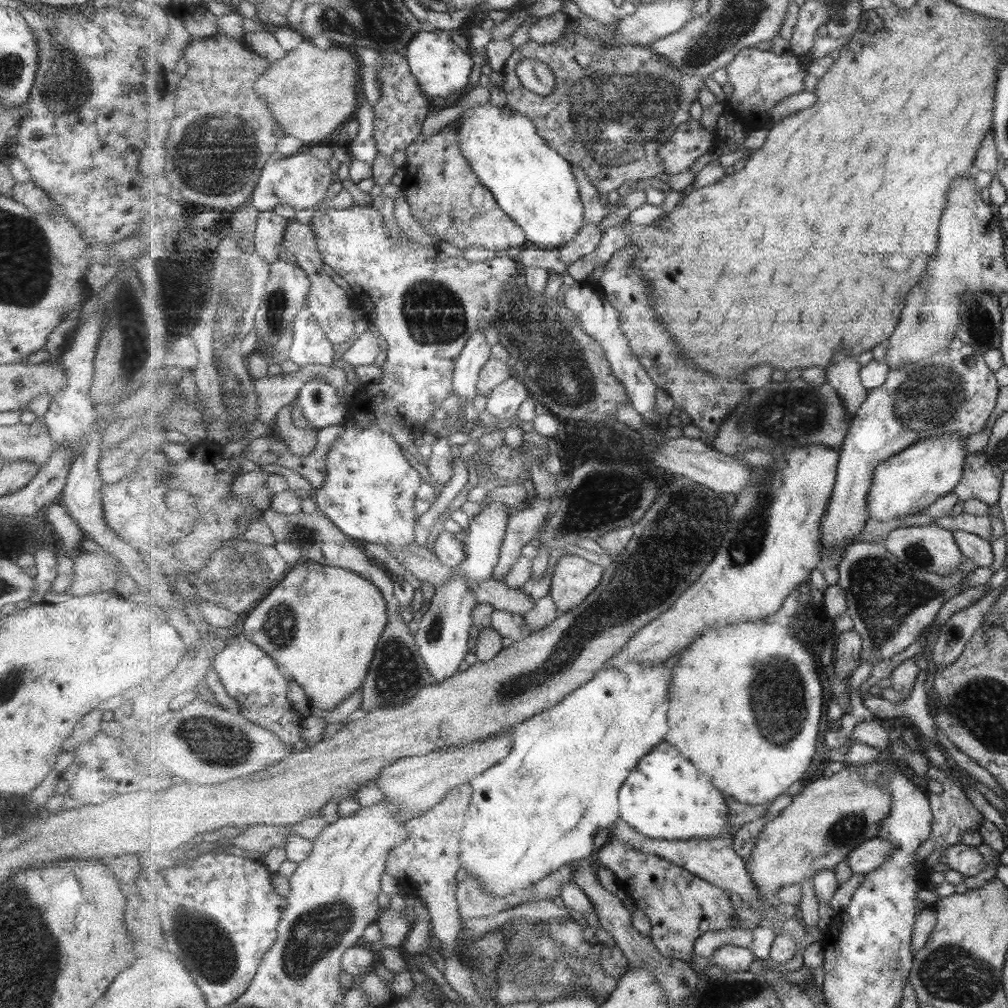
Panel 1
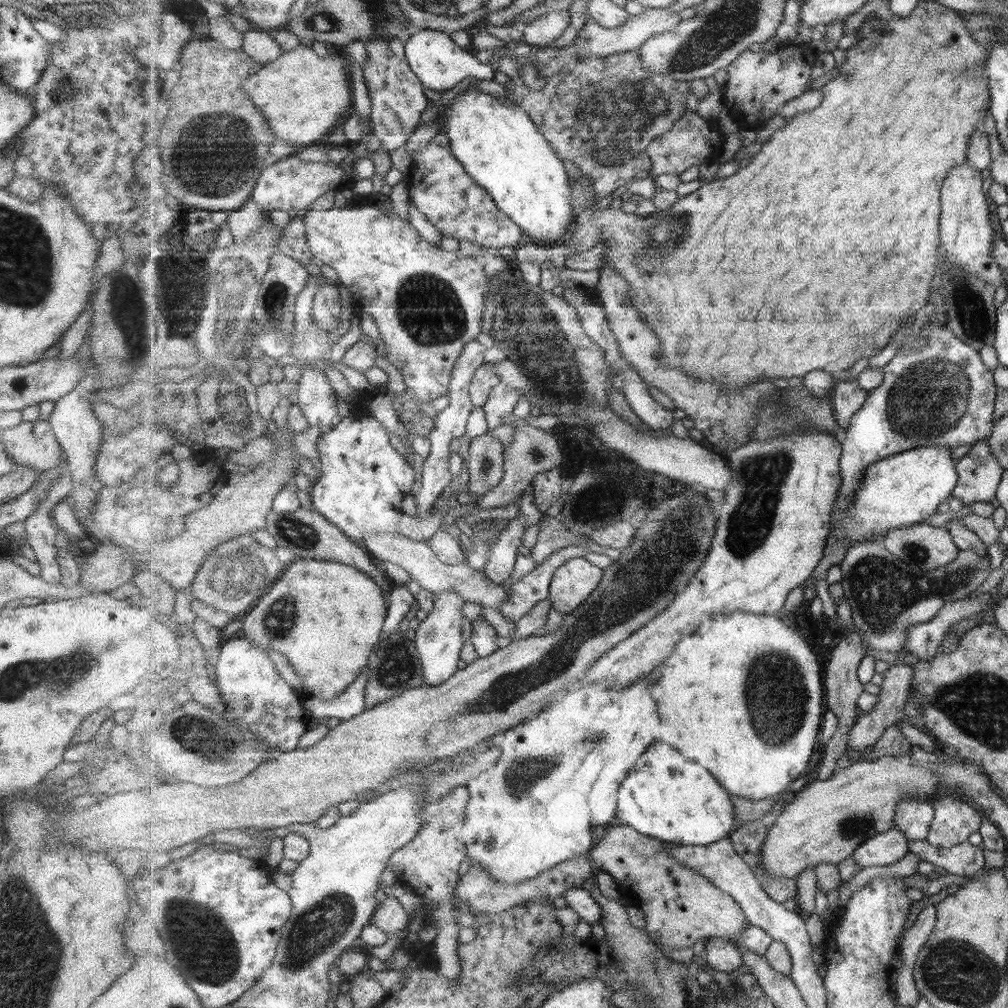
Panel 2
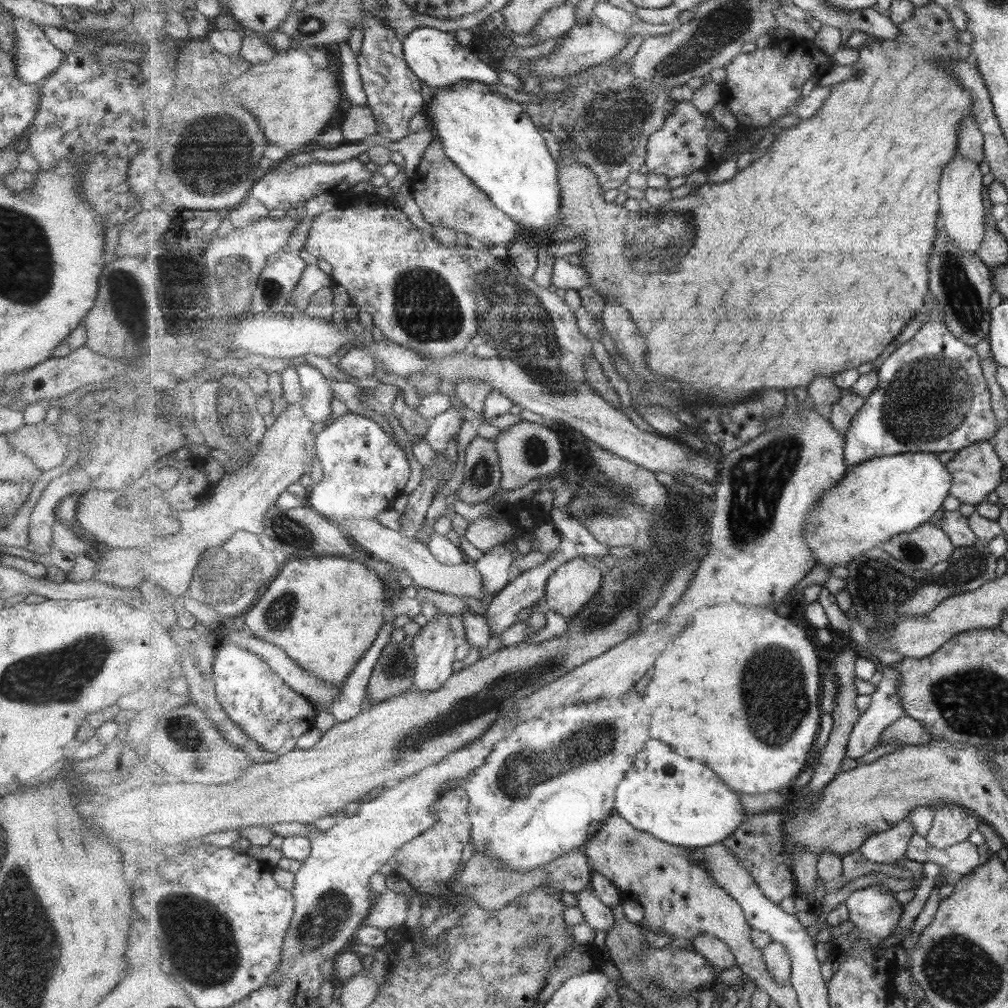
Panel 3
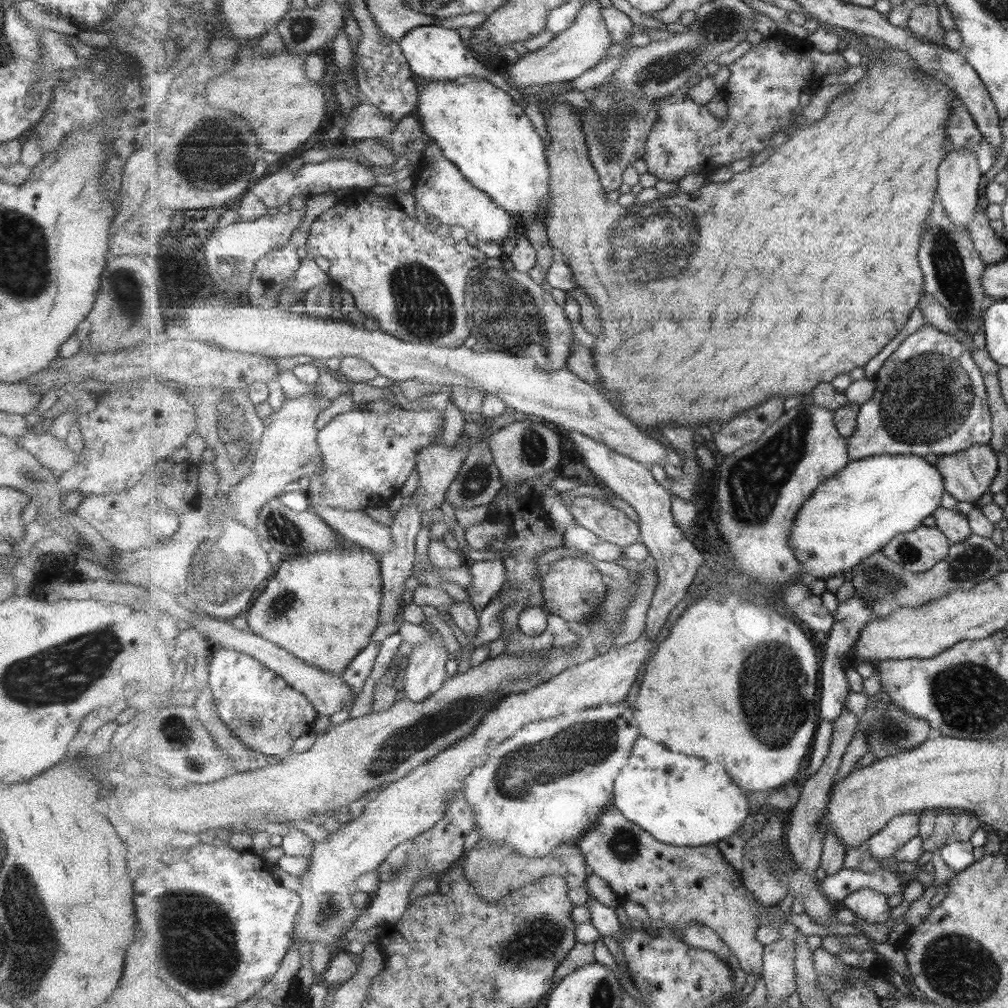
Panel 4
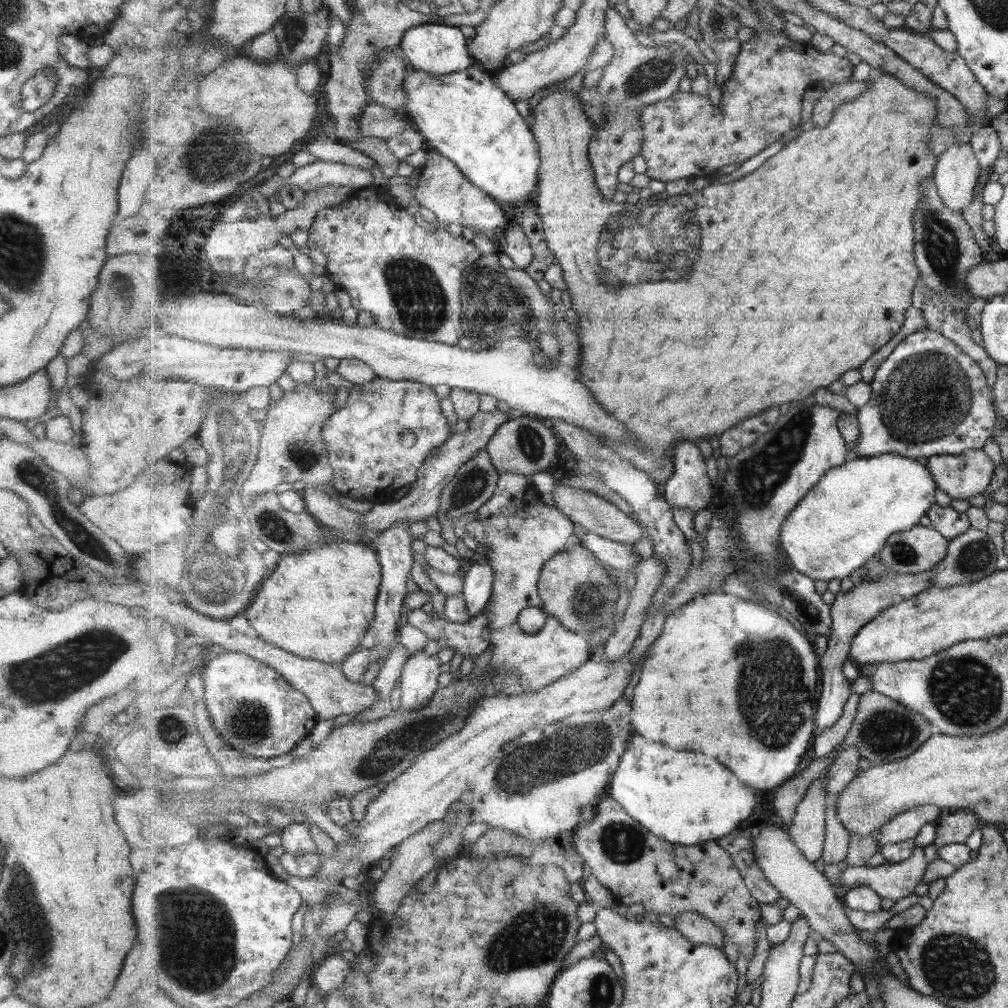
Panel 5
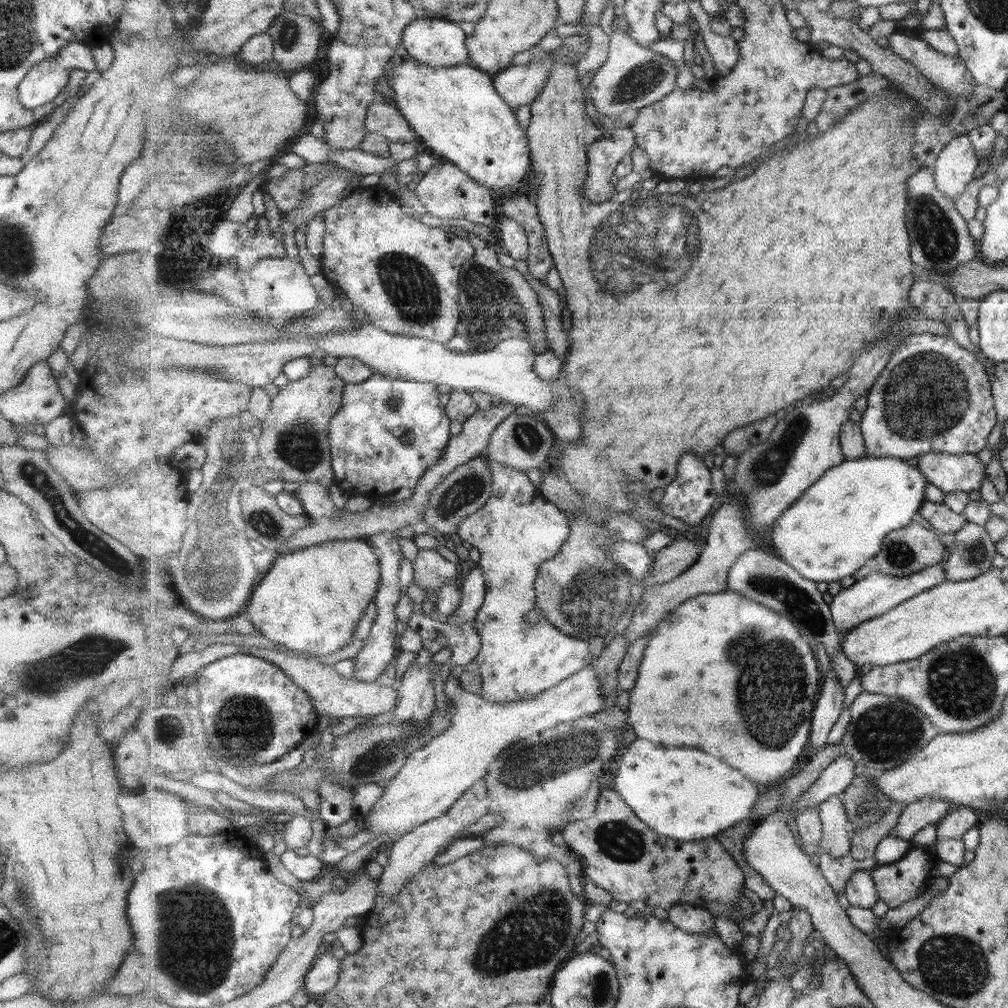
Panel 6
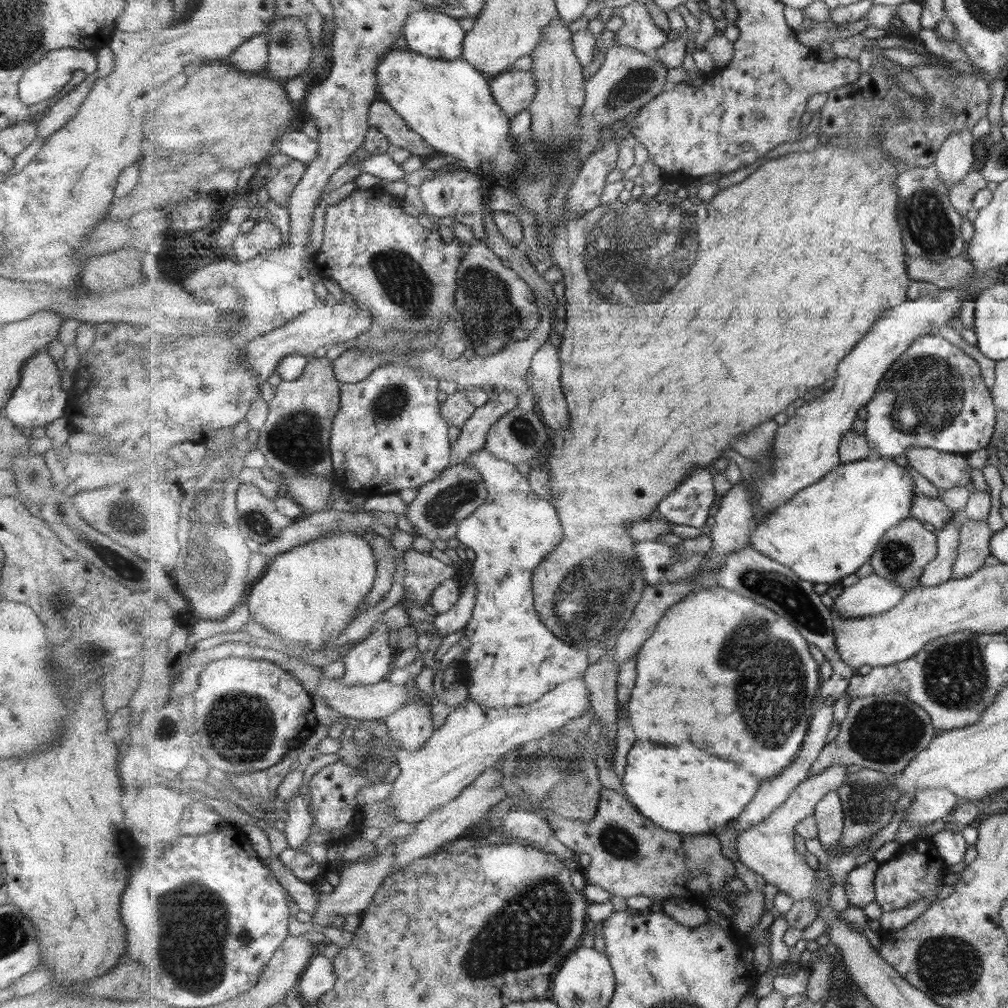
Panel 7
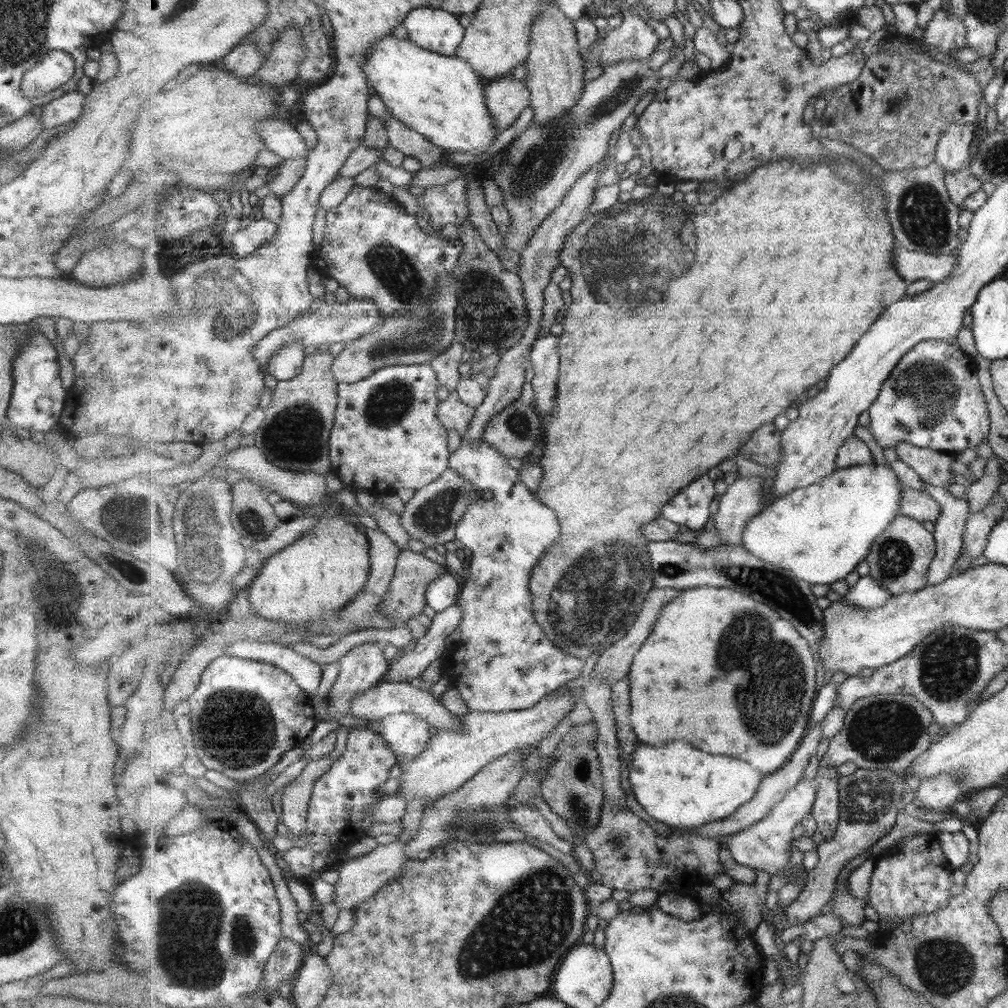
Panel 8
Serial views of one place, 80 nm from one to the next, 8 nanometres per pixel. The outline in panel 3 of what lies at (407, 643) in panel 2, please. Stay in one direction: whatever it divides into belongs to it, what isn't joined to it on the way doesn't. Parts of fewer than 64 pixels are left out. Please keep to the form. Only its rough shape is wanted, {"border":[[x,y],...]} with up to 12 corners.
{"border":[[413,643],[383,644],[373,704],[415,689]]}

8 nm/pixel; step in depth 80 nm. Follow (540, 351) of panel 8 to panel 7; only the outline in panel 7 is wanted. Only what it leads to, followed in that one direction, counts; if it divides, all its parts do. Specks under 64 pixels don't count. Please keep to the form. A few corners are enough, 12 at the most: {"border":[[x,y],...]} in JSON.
{"border":[[545,341],[533,358],[536,411],[551,431],[563,432],[569,406],[556,344]]}

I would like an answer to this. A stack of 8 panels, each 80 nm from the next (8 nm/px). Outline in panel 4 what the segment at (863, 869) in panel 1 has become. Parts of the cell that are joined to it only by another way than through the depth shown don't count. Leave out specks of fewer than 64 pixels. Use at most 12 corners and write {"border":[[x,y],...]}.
{"border":[[921,815],[893,817],[867,842],[871,856],[895,852],[919,837]]}

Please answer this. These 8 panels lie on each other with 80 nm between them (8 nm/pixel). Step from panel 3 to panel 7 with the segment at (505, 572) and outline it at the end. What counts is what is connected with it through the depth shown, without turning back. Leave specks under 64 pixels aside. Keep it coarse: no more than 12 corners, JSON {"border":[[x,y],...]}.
{"border":[[474,578],[463,582],[457,604],[436,615],[434,636],[466,628],[477,591]]}

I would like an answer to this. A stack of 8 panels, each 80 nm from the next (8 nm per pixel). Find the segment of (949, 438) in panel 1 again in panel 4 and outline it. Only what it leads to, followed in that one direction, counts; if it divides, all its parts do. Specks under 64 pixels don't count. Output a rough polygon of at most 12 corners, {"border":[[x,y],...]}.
{"border":[[923,456],[851,460],[796,516],[803,572],[853,571],[940,507]]}

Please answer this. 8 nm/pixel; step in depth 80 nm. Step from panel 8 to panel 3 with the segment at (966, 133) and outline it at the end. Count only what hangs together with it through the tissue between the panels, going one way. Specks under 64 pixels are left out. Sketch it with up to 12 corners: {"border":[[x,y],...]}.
{"border":[[958,155],[939,180],[939,225],[975,256],[985,224],[978,164]]}

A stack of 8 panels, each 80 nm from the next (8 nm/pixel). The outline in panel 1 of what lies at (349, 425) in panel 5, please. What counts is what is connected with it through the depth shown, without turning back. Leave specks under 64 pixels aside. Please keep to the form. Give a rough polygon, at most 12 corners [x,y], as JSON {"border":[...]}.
{"border":[[377,424],[344,431],[312,497],[351,539],[415,543],[421,484]]}

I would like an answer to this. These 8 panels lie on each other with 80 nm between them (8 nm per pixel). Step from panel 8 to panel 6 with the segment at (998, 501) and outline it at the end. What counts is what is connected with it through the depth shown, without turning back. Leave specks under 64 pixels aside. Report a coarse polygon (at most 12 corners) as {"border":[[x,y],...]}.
{"border":[[964,522],[951,534],[945,581],[979,577],[997,553],[985,529]]}

